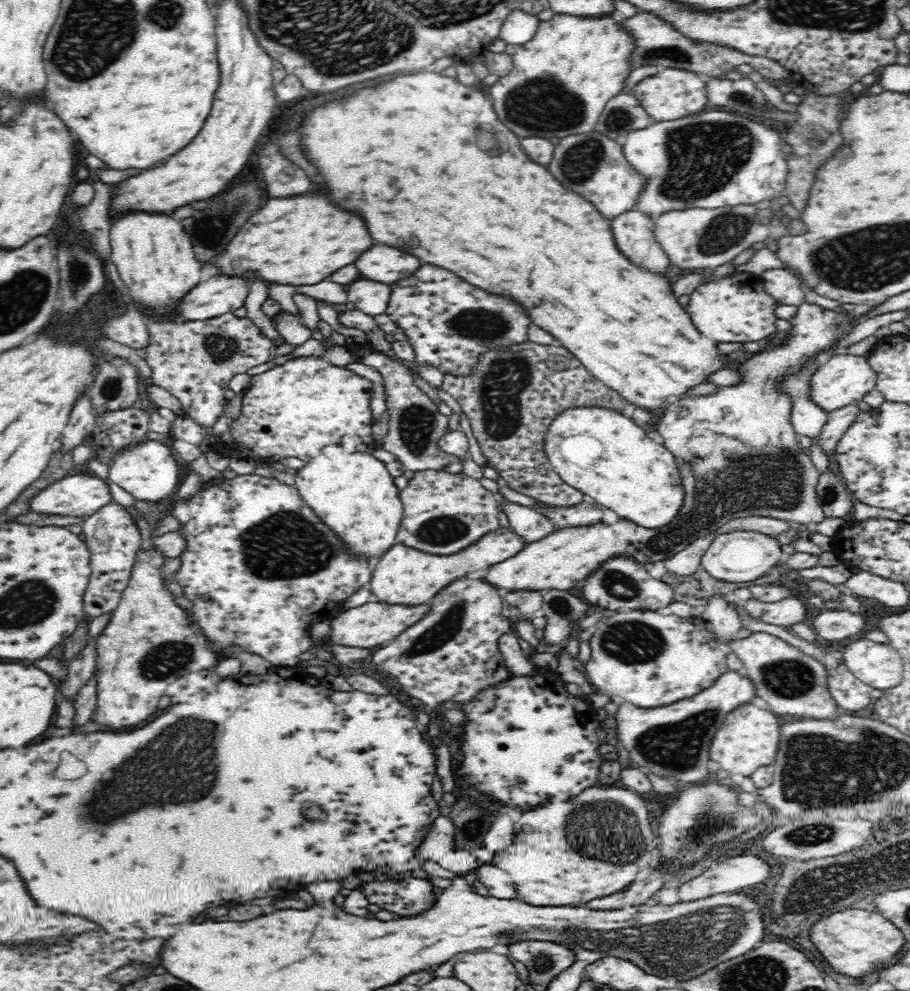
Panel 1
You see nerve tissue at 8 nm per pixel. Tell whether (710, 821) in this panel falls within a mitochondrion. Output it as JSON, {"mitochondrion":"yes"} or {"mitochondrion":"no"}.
{"mitochondrion":"yes"}

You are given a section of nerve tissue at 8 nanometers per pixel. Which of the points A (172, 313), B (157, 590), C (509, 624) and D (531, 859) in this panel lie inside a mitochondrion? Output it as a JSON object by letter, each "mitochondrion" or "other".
{"A":"other","B":"other","C":"other","D":"other"}

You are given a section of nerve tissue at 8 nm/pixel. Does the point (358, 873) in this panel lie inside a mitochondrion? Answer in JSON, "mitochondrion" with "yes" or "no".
{"mitochondrion":"no"}

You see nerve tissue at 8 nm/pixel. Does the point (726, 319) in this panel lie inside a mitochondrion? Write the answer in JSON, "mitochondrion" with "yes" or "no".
{"mitochondrion":"no"}

